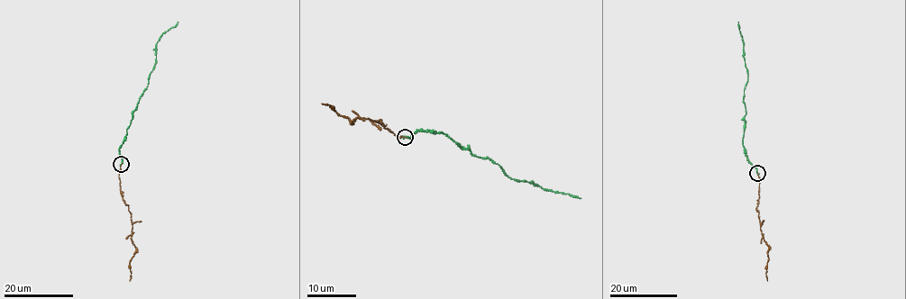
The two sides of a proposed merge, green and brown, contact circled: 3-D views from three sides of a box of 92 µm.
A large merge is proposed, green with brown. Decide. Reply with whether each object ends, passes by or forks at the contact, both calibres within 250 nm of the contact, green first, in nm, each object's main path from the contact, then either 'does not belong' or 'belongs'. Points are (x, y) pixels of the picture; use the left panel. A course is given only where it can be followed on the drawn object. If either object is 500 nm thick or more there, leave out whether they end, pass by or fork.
green ends | brown ends | 300/160 nm | green via (121, 164), (120, 148), (131, 124), (132, 112), (147, 86), (155, 62), (156, 42), (178, 22) | brown via (121, 164), (119, 178), (122, 196), (131, 213), (132, 239), (135, 248), (130, 261), (130, 281) | belongs

